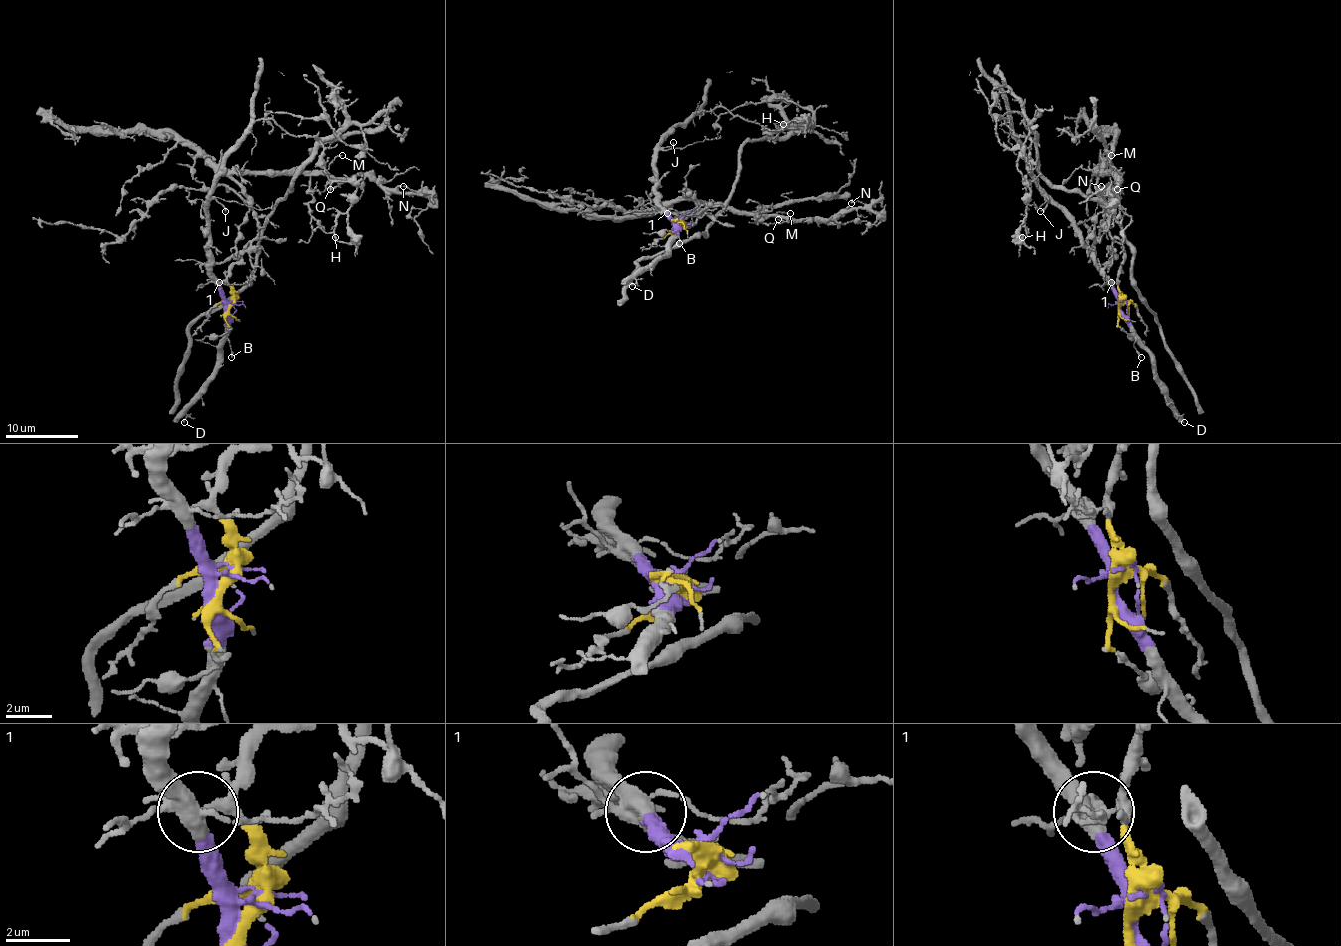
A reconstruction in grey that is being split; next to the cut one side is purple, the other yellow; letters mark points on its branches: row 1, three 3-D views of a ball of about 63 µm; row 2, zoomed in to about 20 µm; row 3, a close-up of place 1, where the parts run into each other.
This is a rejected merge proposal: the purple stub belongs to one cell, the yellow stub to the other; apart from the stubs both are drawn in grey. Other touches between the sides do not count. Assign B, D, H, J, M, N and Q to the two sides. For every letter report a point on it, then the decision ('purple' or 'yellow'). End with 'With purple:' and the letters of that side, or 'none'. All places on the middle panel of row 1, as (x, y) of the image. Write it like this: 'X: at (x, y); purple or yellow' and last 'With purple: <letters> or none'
B: at (679, 243); purple
D: at (632, 286); purple
H: at (783, 124); purple
J: at (673, 142); purple
M: at (790, 213); yellow
N: at (851, 203); yellow
Q: at (778, 219); yellow
With purple: B, D, H, J

